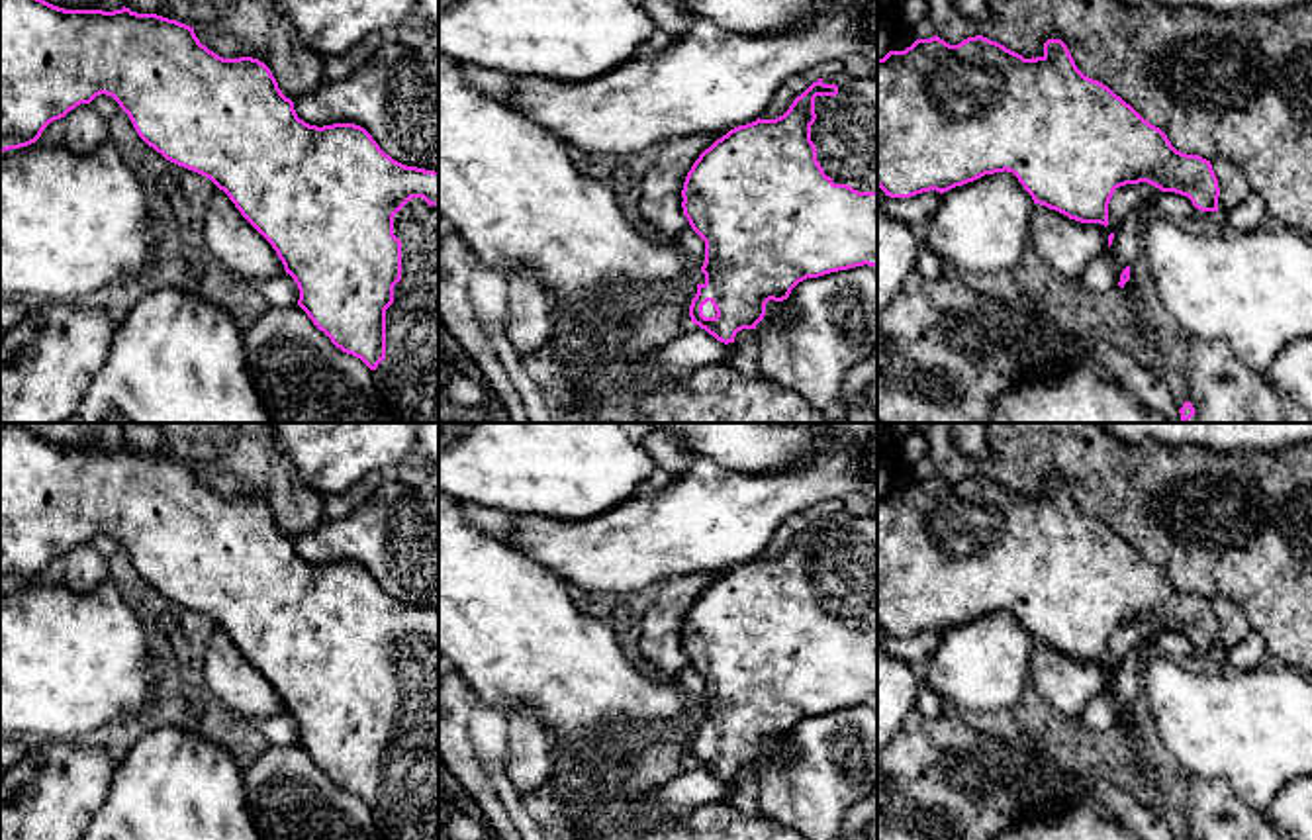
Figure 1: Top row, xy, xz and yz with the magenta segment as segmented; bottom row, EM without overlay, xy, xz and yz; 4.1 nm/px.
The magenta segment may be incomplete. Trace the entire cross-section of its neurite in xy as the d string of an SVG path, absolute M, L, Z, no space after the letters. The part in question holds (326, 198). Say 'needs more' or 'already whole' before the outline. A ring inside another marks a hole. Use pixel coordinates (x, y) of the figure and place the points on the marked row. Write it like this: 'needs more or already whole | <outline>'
needs more | M0 0L0 153L35 143L43 129L96 96L112 96L129 116L137 135L166 161L210 178L223 190L241 215L272 245L300 290L298 305L331 343L360 358L374 386L405 423L439 423L439 172L405 166L386 155L372 135L354 123L309 125L298 117L294 102L282 94L270 69L253 57L223 59L210 51L194 27L157 14L137 14L129 8L65 10L45 0Z

